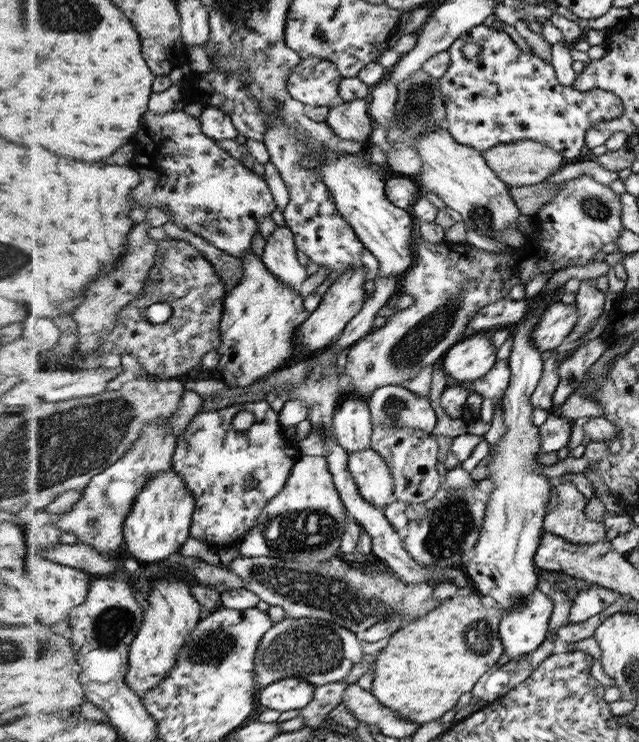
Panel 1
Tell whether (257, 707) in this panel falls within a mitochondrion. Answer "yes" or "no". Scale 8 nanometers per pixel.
no

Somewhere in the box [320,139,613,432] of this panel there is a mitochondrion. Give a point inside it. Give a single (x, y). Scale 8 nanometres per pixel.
(416, 343)

